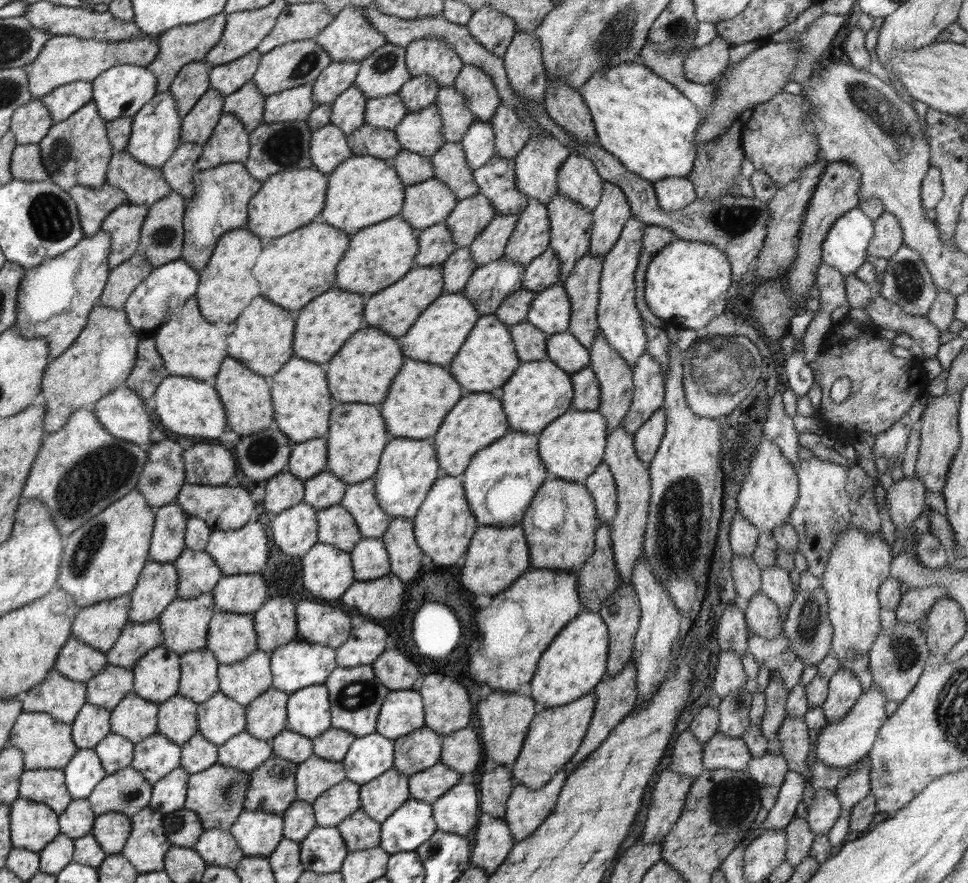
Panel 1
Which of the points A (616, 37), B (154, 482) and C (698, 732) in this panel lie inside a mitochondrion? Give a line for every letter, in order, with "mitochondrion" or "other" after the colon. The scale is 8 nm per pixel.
A: mitochondrion
B: mitochondrion
C: other

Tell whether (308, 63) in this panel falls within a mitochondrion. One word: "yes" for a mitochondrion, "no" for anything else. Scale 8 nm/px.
yes

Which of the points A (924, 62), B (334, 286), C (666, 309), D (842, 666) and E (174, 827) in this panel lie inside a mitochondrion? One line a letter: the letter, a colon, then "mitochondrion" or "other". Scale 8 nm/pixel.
A: other
B: other
C: other
D: other
E: mitochondrion

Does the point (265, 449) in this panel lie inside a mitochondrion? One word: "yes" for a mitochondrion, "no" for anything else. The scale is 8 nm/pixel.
yes

